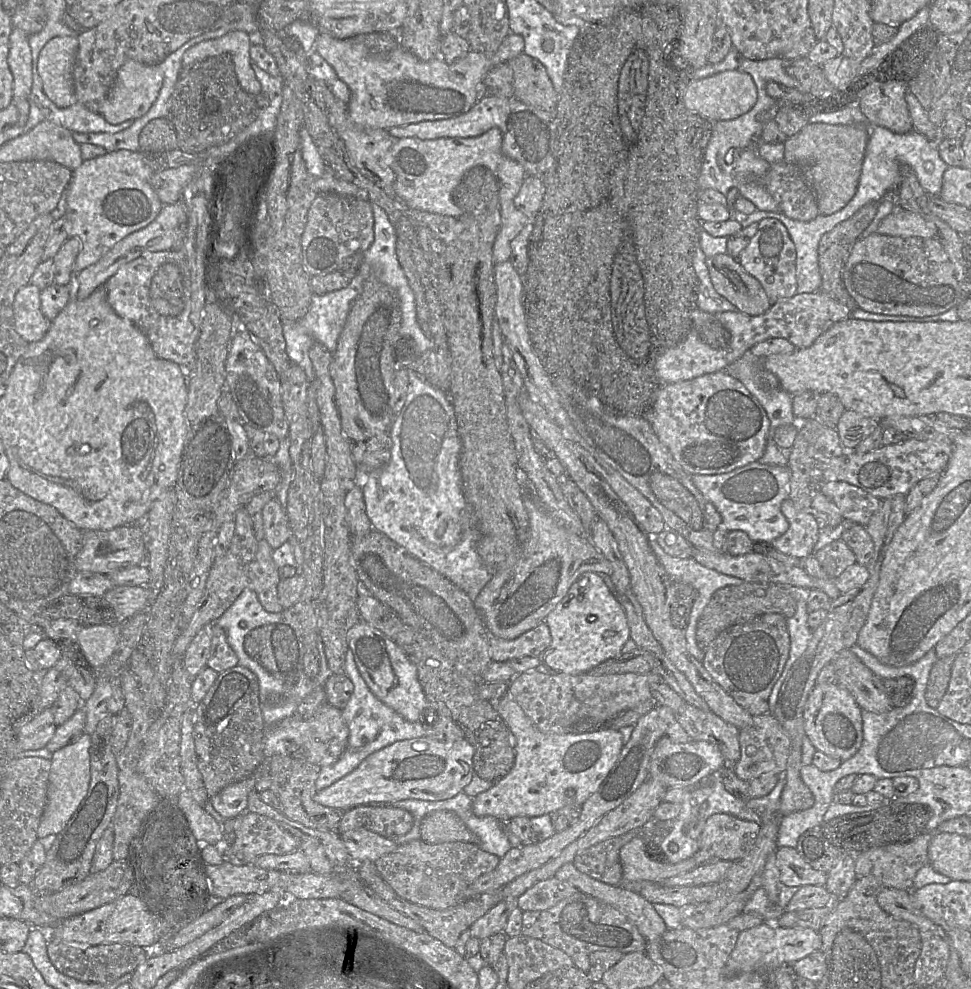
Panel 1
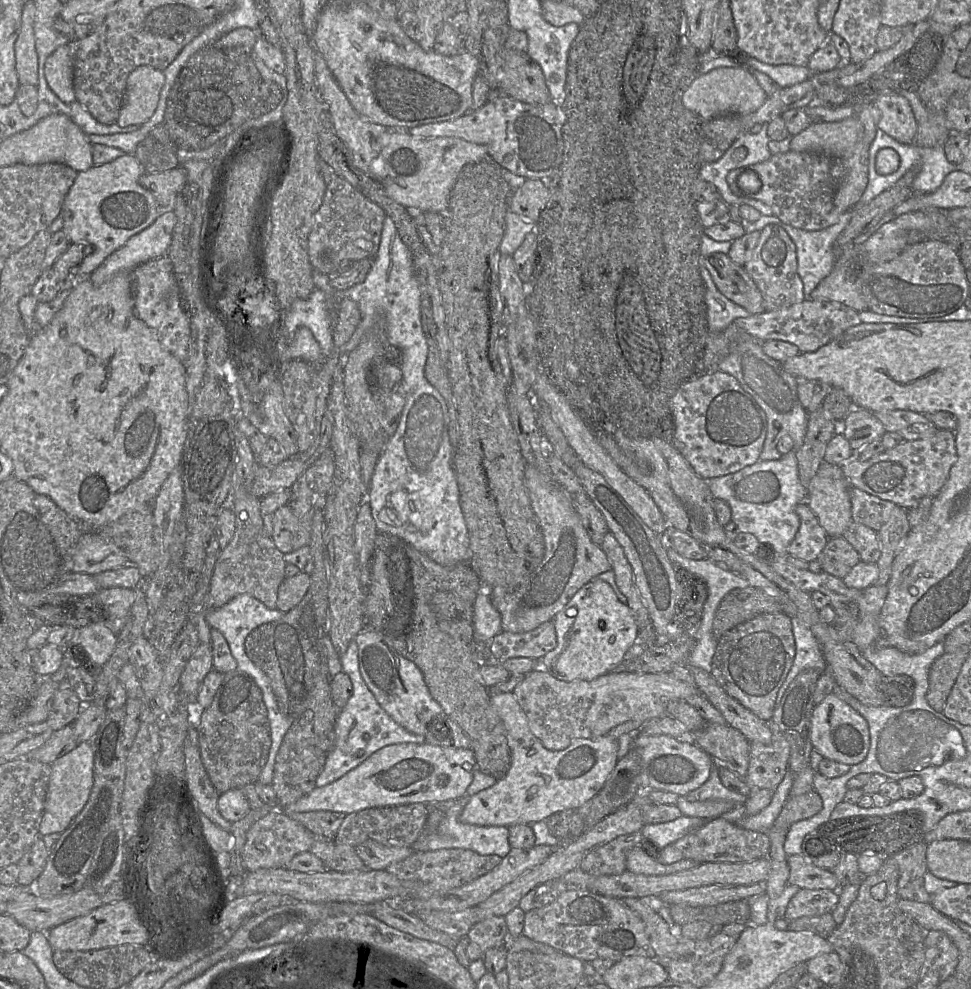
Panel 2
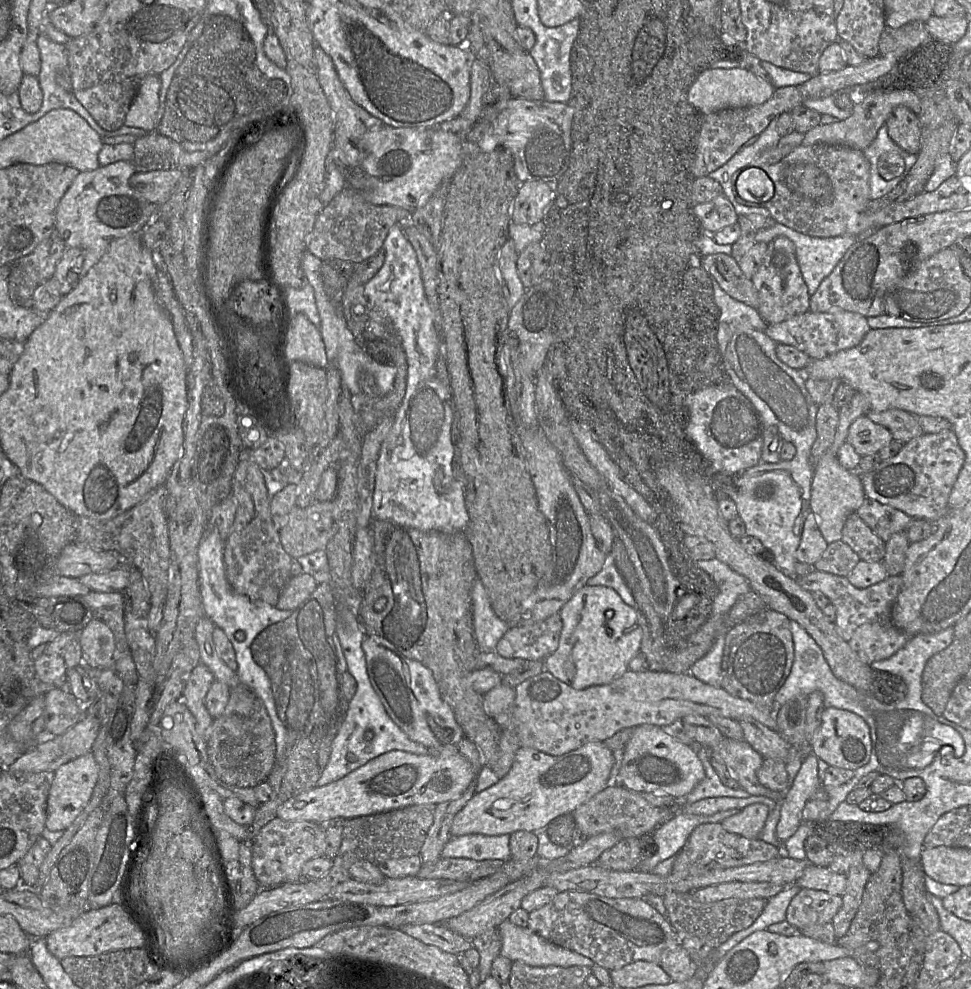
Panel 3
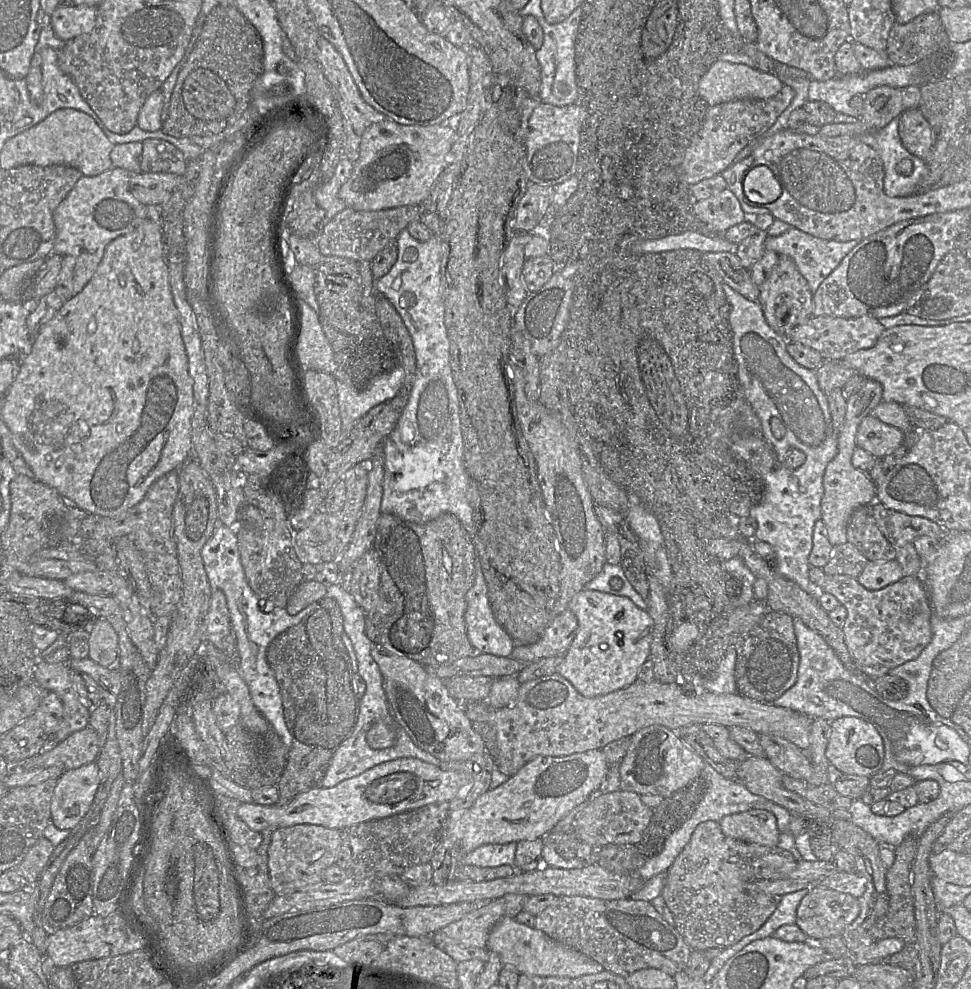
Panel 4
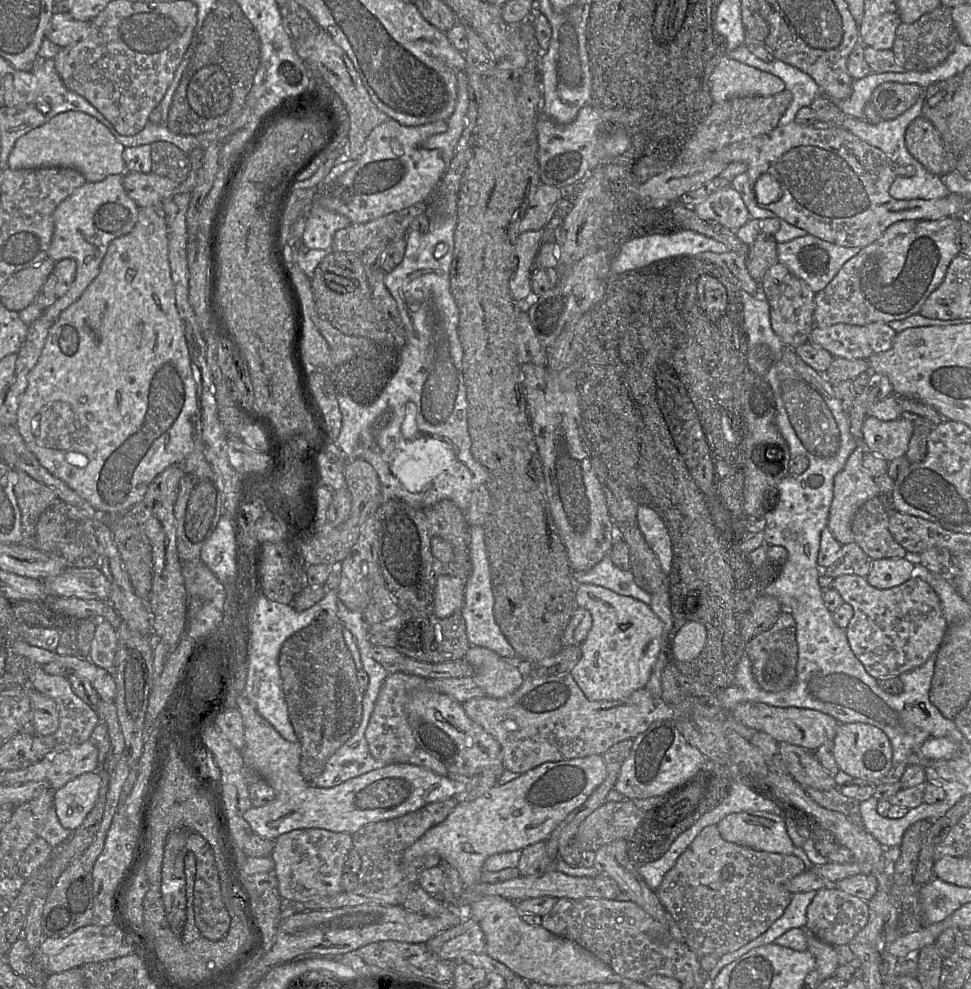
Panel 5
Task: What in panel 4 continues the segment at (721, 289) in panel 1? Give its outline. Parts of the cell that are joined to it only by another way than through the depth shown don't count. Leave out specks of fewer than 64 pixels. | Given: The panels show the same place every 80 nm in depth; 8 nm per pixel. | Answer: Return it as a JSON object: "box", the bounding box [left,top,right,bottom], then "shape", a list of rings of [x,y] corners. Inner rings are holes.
{"box":[703,252,759,302],"shape":[[[703,252],[724,283],[746,299],[757,302],[759,287],[753,282],[749,270],[743,267],[734,252]]]}

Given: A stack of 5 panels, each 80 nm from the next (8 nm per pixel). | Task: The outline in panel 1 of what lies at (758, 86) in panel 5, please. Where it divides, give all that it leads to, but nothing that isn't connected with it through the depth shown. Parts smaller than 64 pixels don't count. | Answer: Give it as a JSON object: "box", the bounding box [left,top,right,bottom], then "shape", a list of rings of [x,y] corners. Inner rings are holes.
{"box":[684,70,758,120],"shape":[[[727,70],[691,82],[684,94],[686,109],[708,120],[732,120],[748,111],[756,104],[758,92],[752,76],[739,70]]]}

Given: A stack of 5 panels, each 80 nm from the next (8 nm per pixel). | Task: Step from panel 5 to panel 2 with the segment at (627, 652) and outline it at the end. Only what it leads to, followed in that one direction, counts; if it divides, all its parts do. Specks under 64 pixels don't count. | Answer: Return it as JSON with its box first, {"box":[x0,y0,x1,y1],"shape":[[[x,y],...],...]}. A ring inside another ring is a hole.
{"box":[538,579,638,682],"shape":[[[593,579],[580,588],[552,621],[557,645],[538,661],[538,667],[567,682],[589,681],[614,671],[638,636],[633,612],[618,600],[612,587],[600,579]]]}

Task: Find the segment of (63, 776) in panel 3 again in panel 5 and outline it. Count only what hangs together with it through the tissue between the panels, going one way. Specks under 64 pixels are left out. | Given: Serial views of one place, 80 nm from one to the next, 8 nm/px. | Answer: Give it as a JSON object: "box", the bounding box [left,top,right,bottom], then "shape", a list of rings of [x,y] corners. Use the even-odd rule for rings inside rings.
{"box":[53,771,101,830],"shape":[[[94,771],[81,774],[55,790],[53,807],[64,828],[75,830],[82,824],[98,800],[100,786],[101,777]]]}

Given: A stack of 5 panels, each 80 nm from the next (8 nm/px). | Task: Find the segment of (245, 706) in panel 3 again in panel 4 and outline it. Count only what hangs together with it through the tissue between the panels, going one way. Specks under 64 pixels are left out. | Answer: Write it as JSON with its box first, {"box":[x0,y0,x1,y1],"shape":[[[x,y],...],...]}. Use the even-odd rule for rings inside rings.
{"box":[222,722,287,789],"shape":[[[241,722],[223,732],[222,759],[229,768],[231,780],[248,789],[276,785],[286,764],[287,747],[281,743],[275,731],[273,730],[267,740],[263,740],[251,734]]]}

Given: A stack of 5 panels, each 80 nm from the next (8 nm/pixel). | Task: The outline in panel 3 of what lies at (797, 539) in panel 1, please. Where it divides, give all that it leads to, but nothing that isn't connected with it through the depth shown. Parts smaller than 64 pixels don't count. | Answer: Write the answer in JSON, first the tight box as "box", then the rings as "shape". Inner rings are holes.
{"box":[795,511,828,565],"shape":[[[811,511],[805,519],[795,557],[799,562],[814,565],[822,557],[827,546],[828,543],[825,541],[819,528],[819,521]]]}

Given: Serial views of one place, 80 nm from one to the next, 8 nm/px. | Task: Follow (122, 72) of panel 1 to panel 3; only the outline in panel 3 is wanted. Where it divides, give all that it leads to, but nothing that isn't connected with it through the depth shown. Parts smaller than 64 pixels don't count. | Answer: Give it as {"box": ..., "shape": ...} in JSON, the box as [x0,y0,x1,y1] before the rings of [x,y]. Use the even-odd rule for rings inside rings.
{"box":[124,75,160,132],"shape":[[[147,75],[139,83],[137,94],[126,114],[124,125],[157,132],[155,117],[160,103],[159,75]]]}

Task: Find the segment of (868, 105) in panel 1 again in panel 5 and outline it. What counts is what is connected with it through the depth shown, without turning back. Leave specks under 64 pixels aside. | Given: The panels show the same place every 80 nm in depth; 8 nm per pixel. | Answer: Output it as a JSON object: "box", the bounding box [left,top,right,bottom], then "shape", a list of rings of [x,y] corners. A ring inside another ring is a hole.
{"box":[905,115,944,176],"shape":[[[923,115],[915,118],[905,130],[908,152],[930,173],[943,176],[944,147],[939,132]]]}

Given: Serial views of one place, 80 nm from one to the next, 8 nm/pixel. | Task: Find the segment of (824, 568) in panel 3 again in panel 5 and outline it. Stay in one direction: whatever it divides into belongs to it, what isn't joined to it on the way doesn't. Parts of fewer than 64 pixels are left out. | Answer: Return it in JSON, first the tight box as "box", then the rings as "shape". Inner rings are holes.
{"box":[825,541,872,578],"shape":[[[853,541],[842,545],[837,560],[825,569],[825,574],[832,578],[847,574],[866,577],[870,572],[872,561]]]}

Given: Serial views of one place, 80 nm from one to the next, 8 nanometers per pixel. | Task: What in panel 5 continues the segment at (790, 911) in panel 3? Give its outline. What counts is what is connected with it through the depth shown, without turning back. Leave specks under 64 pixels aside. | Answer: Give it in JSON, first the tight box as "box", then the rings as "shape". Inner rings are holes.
{"box":[805,885,869,946],"shape":[[[830,885],[816,891],[807,907],[806,916],[805,927],[819,940],[832,946],[848,945],[867,924],[869,908],[866,901]]]}

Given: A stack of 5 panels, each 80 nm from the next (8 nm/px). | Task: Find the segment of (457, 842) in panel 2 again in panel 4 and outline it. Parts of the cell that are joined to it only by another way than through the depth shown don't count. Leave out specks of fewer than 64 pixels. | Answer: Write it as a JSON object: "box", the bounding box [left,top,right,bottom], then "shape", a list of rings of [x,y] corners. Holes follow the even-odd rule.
{"box":[462,843,516,867],"shape":[[[516,843],[485,844],[466,854],[462,863],[479,867],[515,864]]]}

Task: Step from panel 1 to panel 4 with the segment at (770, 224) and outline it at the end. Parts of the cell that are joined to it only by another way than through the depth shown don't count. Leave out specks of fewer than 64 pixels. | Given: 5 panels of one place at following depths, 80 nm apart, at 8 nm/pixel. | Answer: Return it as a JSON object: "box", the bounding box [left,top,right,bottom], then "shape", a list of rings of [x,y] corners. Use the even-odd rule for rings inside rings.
{"box":[758,255,814,337],"shape":[[[779,255],[773,272],[758,287],[760,291],[759,303],[764,317],[768,325],[779,335],[787,337],[795,327],[806,323],[814,316],[813,292],[790,257]]]}

